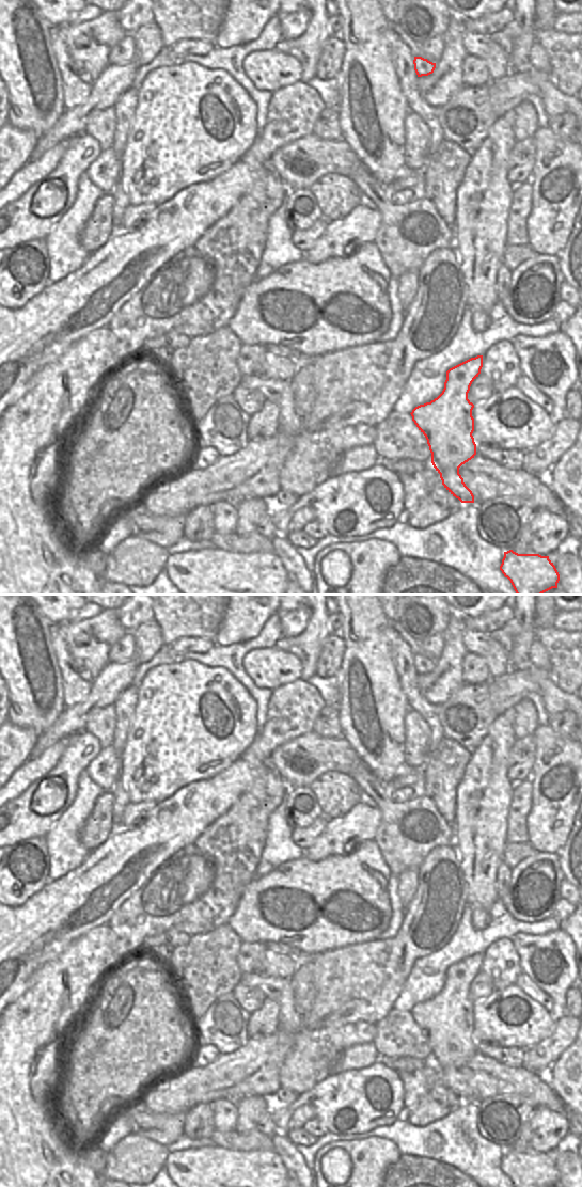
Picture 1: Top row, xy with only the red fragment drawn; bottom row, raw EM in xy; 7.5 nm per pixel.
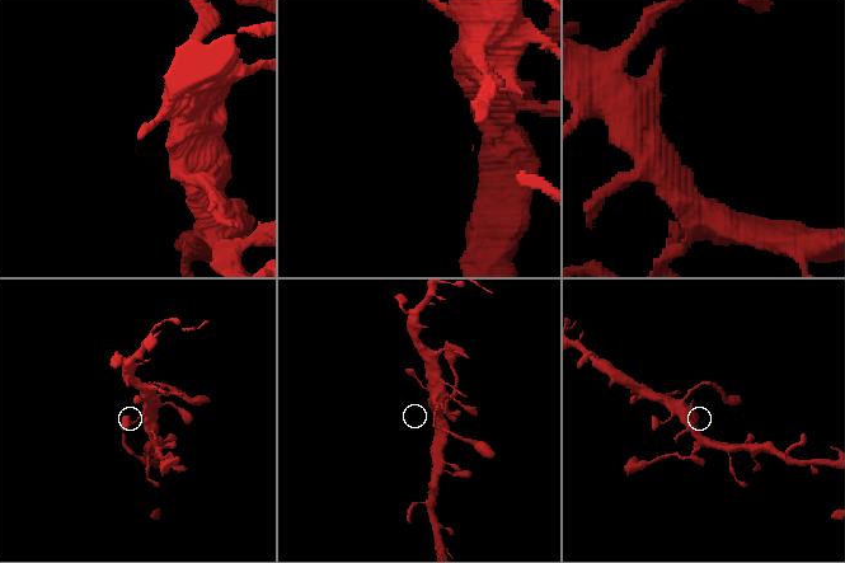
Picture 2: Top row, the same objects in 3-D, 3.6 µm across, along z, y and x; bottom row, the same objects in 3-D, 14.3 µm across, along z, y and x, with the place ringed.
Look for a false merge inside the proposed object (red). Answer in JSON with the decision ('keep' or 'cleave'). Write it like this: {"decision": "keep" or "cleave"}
{"decision": "cleave"}

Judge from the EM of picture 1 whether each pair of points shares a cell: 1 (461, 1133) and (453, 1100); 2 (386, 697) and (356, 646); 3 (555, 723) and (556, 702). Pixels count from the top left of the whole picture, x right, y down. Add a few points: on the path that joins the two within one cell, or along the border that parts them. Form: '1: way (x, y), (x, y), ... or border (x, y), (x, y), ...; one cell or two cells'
1: border (461, 1101), (451, 1109); two cells
2: way (373, 684), (366, 667), (366, 659); one cell
3: border (570, 710), (556, 712), (549, 716); two cells

